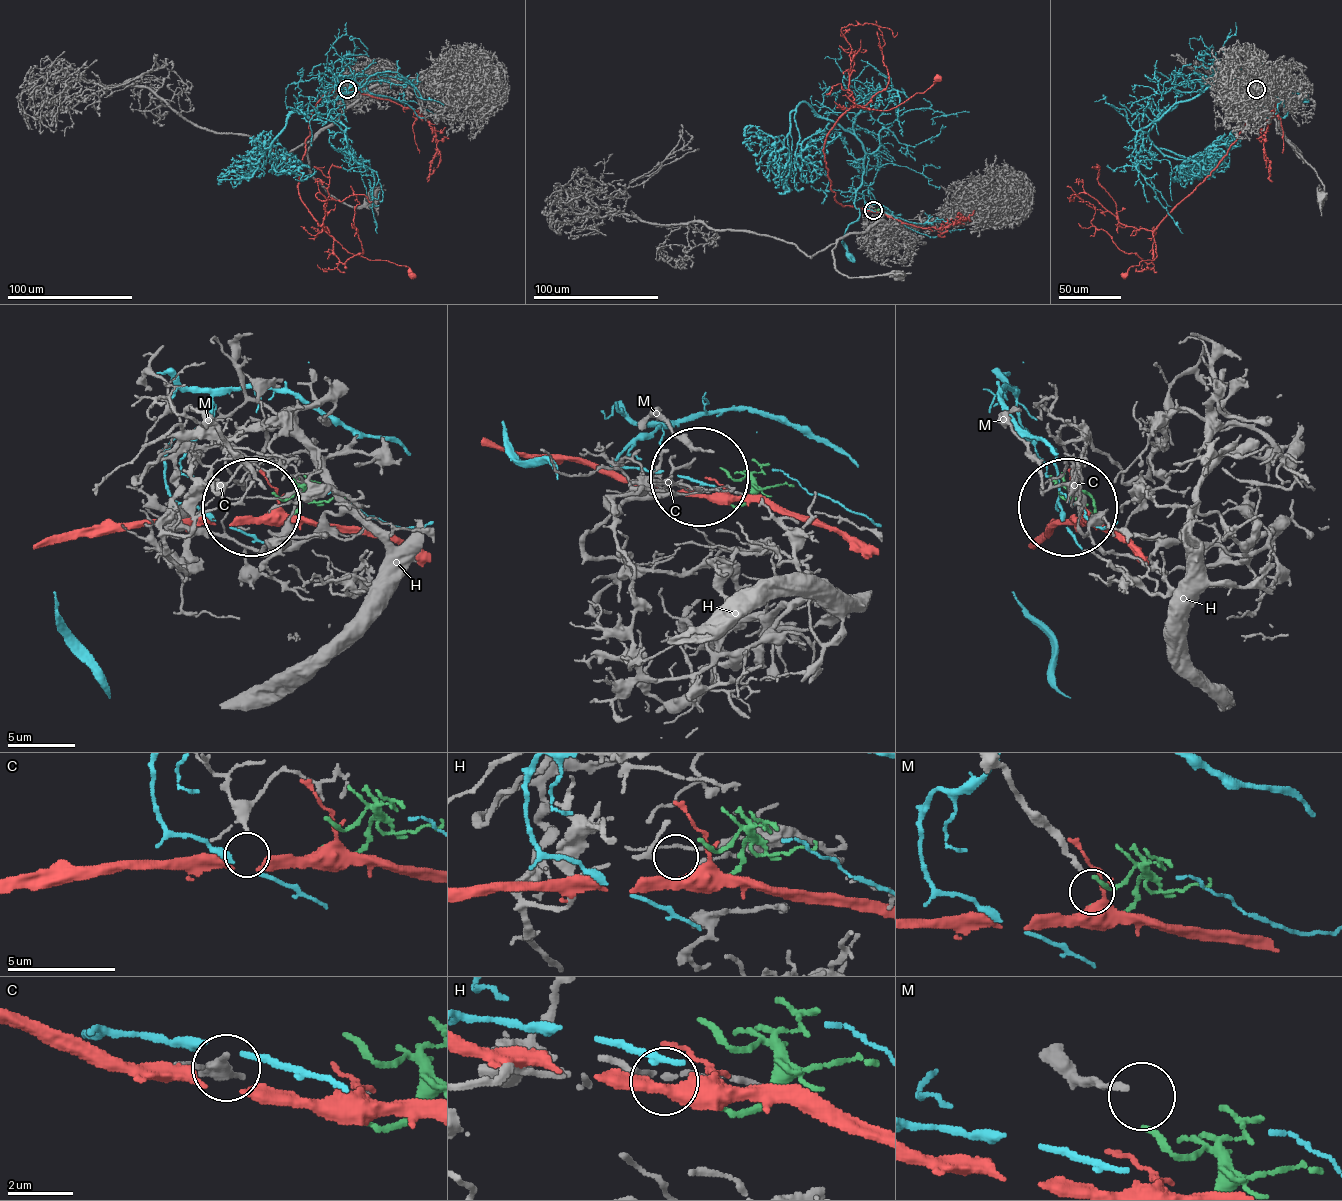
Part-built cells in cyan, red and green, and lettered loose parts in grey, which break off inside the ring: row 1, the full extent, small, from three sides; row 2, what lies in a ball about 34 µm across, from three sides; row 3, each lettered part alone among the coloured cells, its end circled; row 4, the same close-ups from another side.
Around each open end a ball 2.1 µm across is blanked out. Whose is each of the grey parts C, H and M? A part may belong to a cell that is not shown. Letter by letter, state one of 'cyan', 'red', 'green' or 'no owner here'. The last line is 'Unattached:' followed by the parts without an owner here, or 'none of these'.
C: no owner here
H: green
M: no owner here
Unattached: C, M

